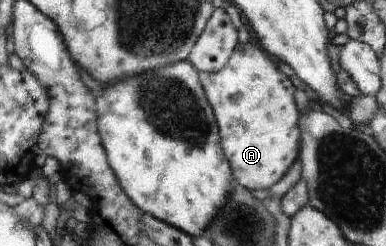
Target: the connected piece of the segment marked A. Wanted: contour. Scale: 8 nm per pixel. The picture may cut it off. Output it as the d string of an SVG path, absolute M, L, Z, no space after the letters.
M250 39L246 43L238 43L228 62L220 70L212 74L200 73L200 80L204 94L212 107L217 125L219 126L220 142L226 160L232 166L234 182L248 190L269 190L276 184L288 168L299 157L300 130L298 130L298 108L292 100L294 84L288 76L282 73L278 64L268 58L266 52L252 44Z

